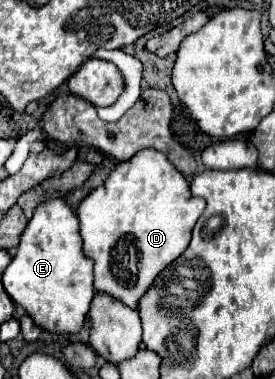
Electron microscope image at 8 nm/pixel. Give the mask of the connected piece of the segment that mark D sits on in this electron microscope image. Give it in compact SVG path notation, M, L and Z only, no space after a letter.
M142 150L136 158L120 162L108 180L92 190L76 210L82 250L94 262L96 292L110 294L138 310L154 278L186 250L204 206L204 198L190 194L186 178L174 170L162 152Z

